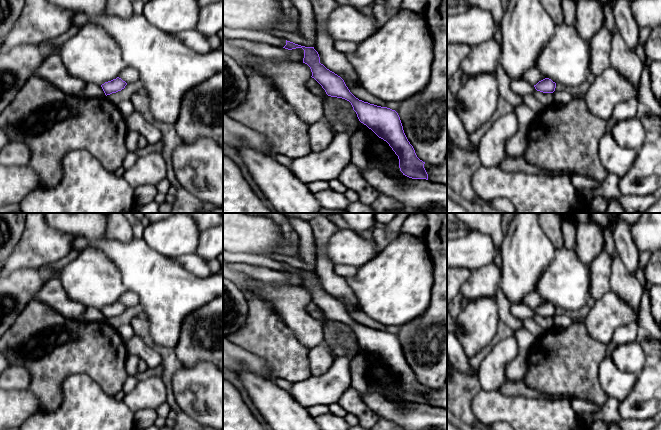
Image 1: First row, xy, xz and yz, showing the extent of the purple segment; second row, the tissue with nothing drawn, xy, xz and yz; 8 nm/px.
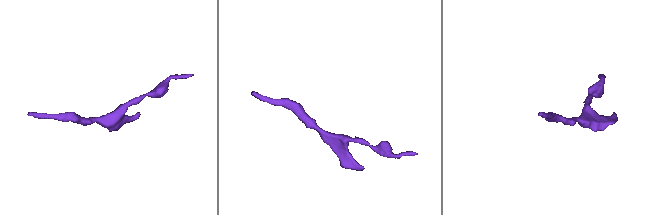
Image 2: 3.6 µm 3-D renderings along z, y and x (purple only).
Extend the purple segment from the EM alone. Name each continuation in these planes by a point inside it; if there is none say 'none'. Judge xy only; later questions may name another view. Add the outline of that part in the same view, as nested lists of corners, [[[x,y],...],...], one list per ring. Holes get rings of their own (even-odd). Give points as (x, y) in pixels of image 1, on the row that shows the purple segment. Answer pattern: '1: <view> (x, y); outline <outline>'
none

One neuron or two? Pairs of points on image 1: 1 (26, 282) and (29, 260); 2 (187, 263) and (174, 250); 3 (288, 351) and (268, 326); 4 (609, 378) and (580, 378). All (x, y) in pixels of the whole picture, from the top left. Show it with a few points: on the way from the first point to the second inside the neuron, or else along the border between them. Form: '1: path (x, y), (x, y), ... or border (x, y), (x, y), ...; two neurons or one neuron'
1: border (45, 264), (37, 268), (18, 268), (10, 274); two neurons
2: border (194, 253), (174, 258); two neurons
3: path (282, 345), (269, 332); one neuron
4: border (604, 357), (599, 366), (599, 384), (609, 397); two neurons

